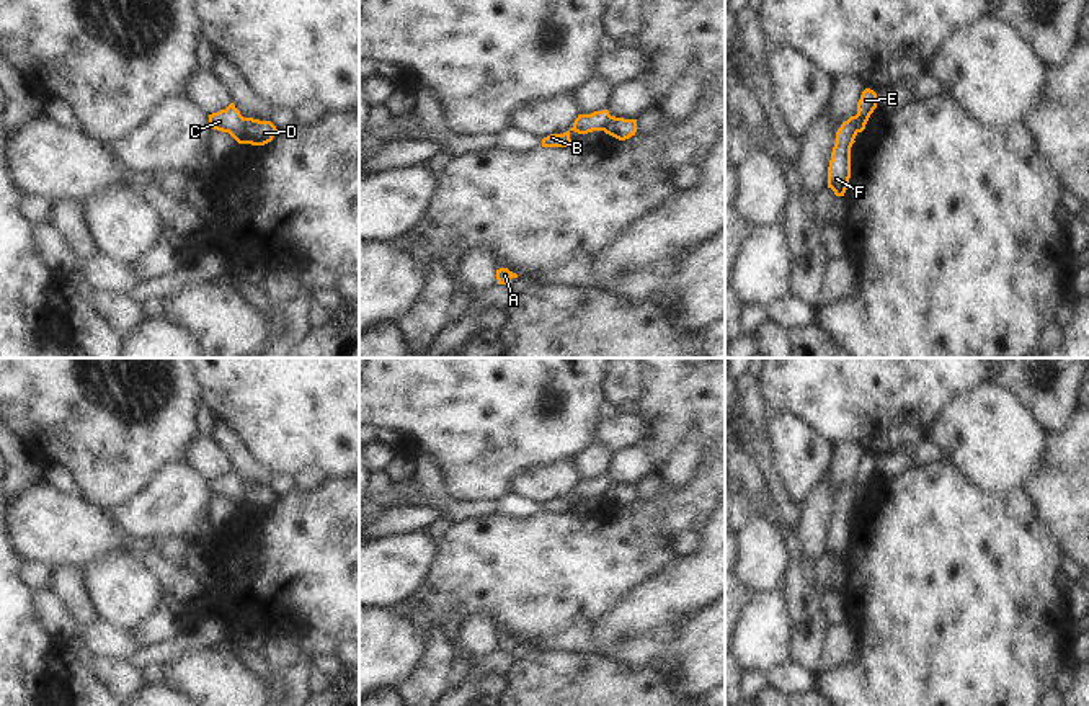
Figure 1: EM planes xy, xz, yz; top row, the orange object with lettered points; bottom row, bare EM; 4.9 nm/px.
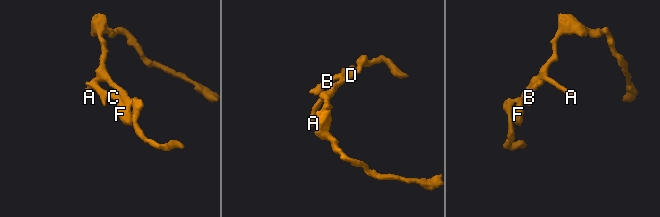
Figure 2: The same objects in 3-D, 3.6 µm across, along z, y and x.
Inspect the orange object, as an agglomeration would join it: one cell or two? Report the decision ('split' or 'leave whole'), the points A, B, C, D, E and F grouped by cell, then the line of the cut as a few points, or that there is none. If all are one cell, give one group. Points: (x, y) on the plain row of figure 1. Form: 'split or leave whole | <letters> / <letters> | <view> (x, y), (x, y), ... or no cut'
split | A D E / B C F | xy (242, 484), (242, 494), (248, 509)

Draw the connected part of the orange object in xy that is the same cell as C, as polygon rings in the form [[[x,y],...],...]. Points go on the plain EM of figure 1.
[[[233,469],[225,476],[209,480],[209,490],[212,495],[229,498],[238,510],[248,510],[245,507],[243,482]]]

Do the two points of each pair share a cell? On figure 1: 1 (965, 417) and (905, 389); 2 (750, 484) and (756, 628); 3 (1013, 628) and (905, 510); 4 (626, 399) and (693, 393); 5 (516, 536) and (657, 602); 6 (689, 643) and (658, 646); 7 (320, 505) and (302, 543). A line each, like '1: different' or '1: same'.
1: different
2: different
3: same
4: different
5: different
6: different
7: same

